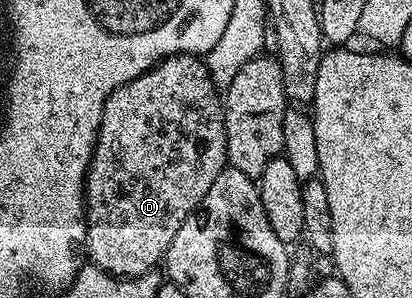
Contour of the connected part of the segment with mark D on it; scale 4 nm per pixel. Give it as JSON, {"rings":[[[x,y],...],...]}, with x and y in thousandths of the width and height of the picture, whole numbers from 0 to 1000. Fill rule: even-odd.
{"rings":[[[410,188],[340,262],[272,302],[228,480],[228,513],[209,574],[209,815],[216,883],[274,926],[347,926],[396,883],[427,772],[447,732],[495,678],[495,651],[551,560],[549,383],[534,299],[498,211],[478,188]]]}

